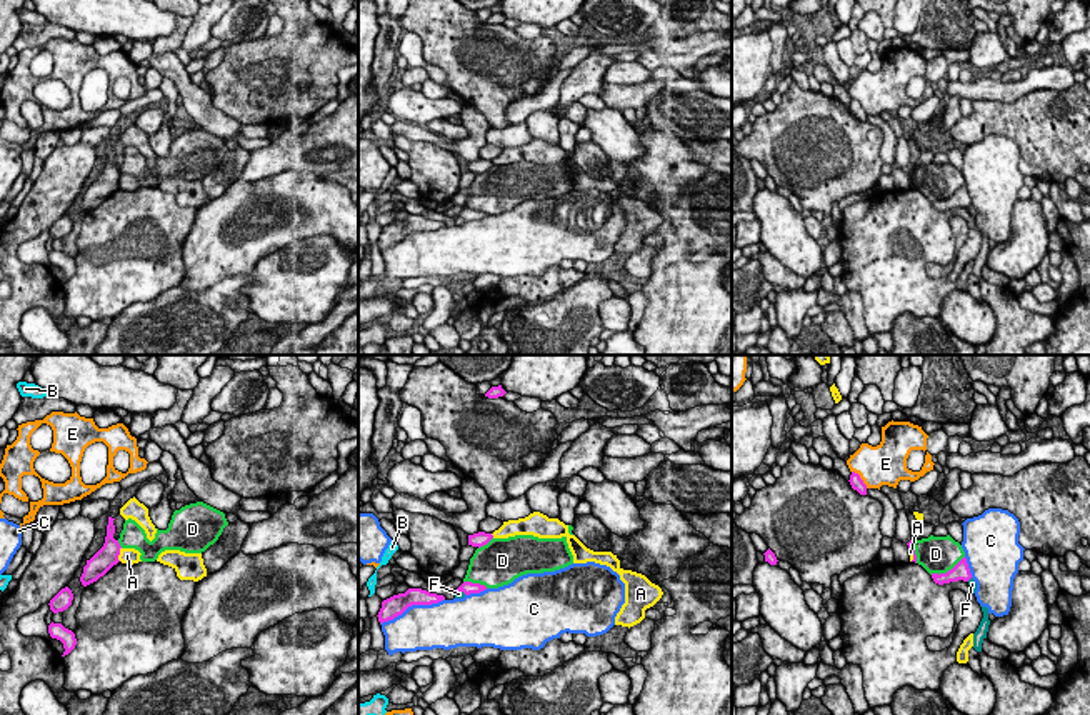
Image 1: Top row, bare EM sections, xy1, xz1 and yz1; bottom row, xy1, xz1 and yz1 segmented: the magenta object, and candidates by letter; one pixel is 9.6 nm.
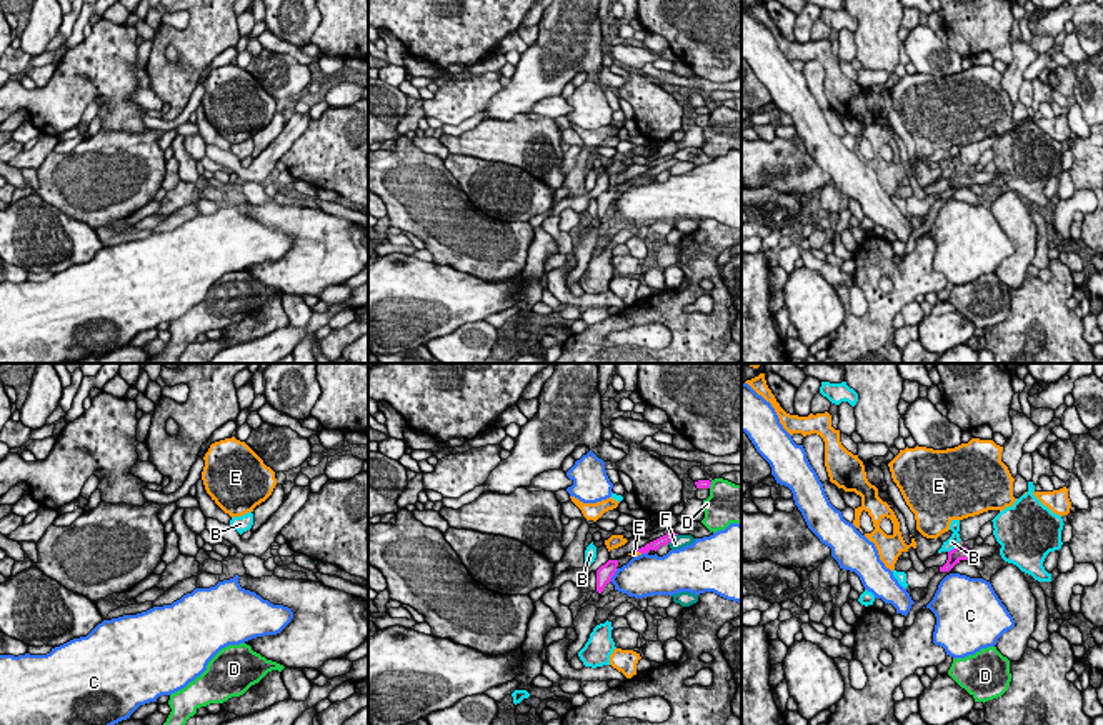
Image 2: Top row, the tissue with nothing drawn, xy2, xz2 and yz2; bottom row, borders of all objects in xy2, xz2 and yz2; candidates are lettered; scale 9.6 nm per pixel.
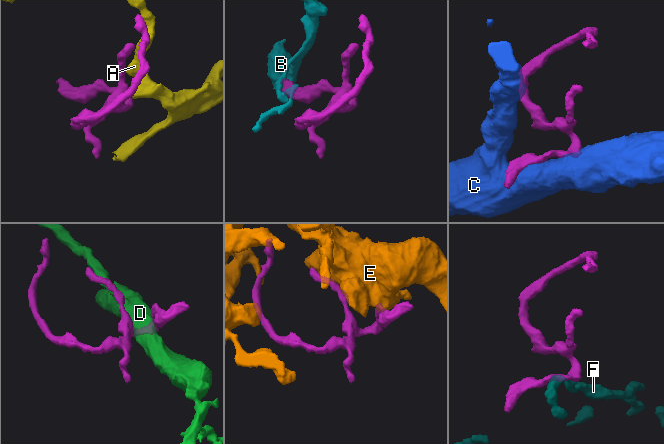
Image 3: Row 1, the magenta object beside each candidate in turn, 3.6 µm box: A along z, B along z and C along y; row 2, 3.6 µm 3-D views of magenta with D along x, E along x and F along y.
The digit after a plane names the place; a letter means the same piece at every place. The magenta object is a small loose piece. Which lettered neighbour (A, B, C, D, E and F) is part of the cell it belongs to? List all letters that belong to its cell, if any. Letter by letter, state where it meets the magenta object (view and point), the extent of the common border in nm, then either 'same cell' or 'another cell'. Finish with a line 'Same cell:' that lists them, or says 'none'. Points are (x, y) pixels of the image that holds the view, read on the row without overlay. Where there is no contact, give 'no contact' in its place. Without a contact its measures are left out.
A: xy1 (119, 180) | 140 nm | another cell
B: yz2 (953, 175) | 120 nm | another cell
C: xz1 (412, 230) | 650 nm | another cell
D: yz1 (949, 197) | 380 nm | another cell
E: yz1 (860, 105) | 240 nm | another cell
F: xz2 (672, 165) | 150 nm | another cell
Same cell: none

